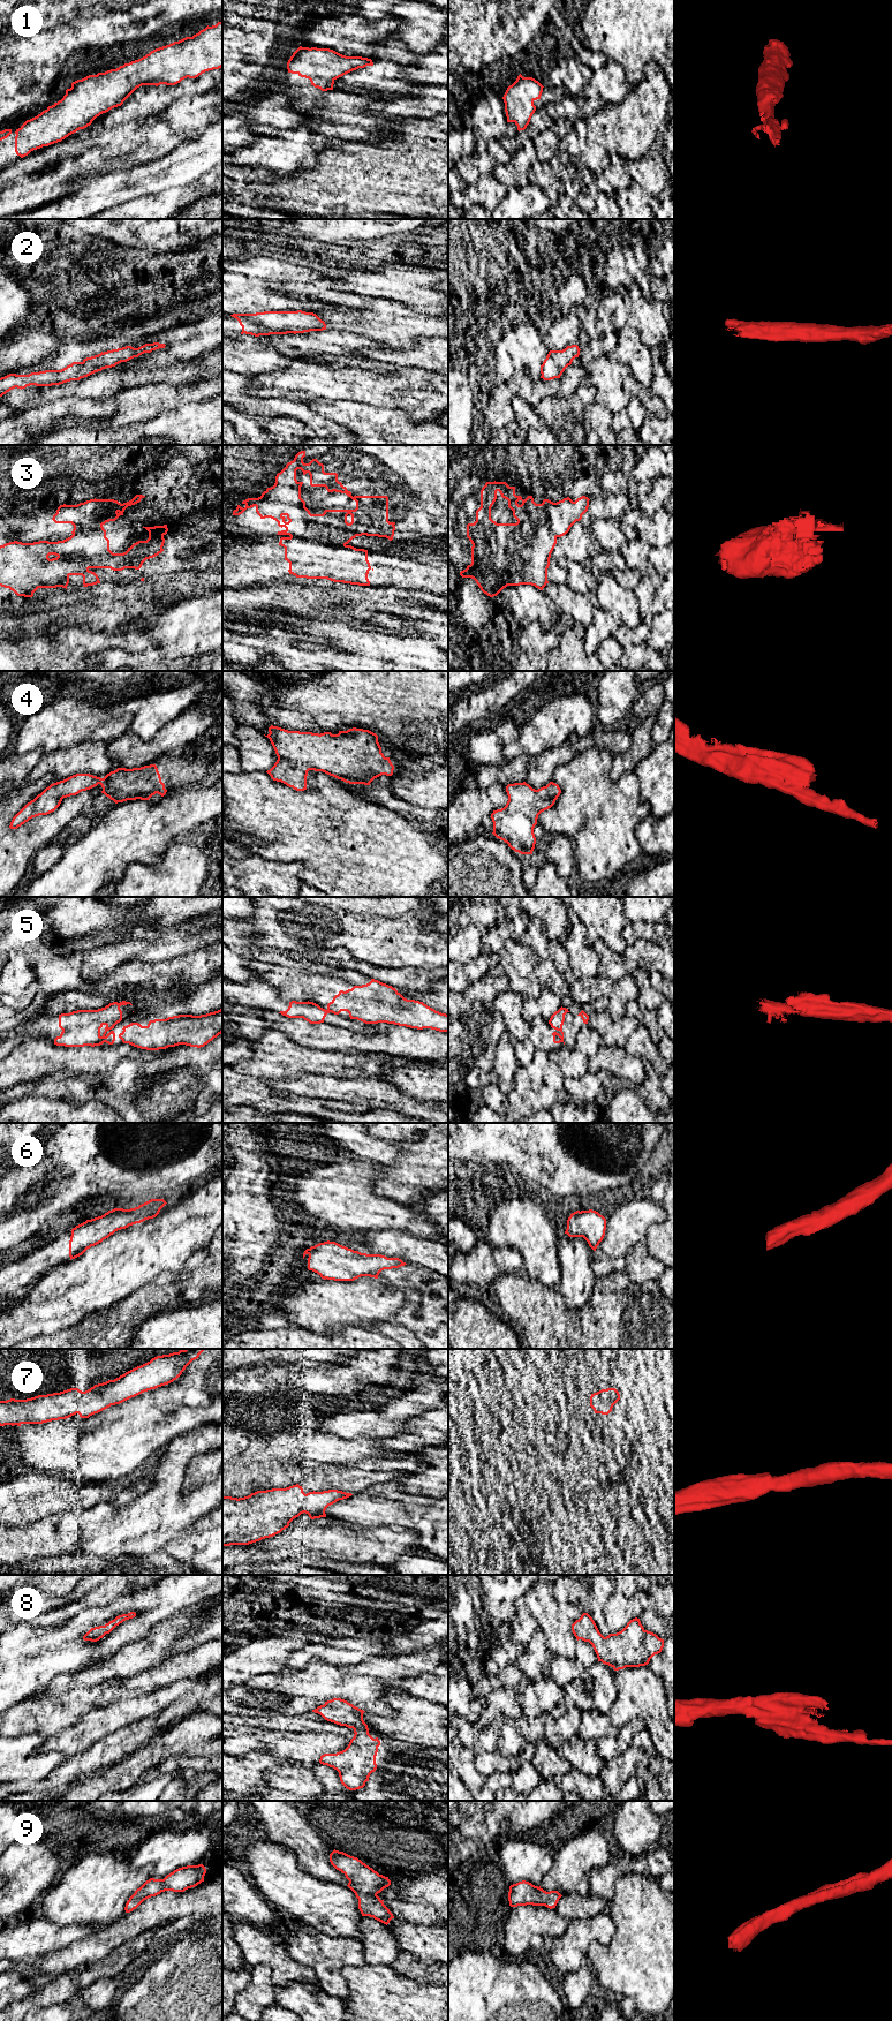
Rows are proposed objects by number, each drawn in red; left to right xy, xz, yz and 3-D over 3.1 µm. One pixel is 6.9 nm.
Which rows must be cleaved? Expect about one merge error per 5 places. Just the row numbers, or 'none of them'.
3, 5

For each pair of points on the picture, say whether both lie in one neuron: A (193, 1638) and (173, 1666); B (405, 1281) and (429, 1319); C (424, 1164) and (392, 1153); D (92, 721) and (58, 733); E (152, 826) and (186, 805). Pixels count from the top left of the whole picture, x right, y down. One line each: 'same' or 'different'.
A: different
B: same
C: different
D: same
E: same

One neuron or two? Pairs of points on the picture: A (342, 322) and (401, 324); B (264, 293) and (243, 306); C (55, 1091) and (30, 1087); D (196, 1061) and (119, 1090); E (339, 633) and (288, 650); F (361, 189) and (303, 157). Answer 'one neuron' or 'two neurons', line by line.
A: one neuron
B: two neurons
C: one neuron
D: one neuron
E: one neuron
F: two neurons

